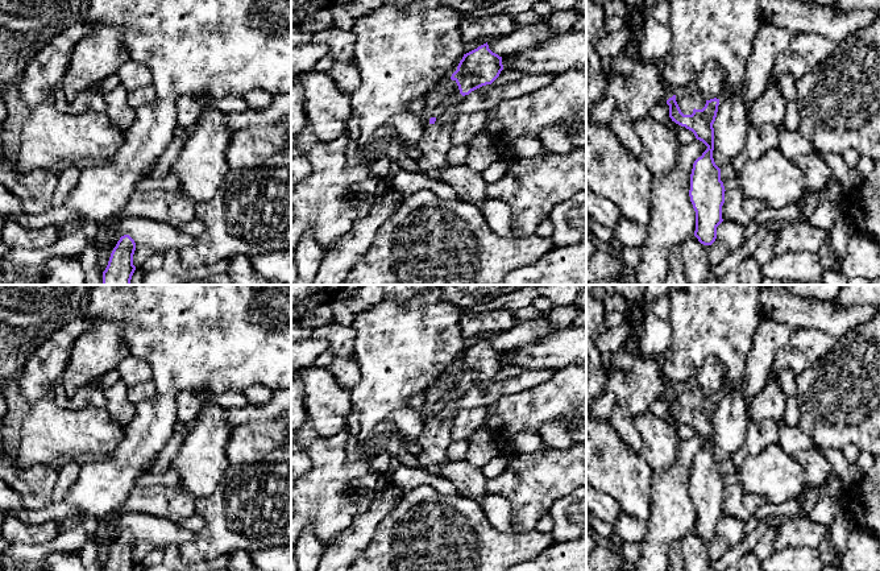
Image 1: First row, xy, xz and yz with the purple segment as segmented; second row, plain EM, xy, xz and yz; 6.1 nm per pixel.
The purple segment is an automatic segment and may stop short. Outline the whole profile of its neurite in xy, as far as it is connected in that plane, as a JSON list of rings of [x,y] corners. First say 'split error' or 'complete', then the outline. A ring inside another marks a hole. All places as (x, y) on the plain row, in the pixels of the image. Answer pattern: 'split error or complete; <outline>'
complete; [[[129,530],[121,531],[111,549],[103,571],[133,571],[136,566],[133,560],[134,546],[134,535]]]

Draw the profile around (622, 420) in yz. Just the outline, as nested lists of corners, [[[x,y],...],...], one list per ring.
[[[617,405],[613,407],[610,423],[620,435],[623,442],[636,455],[639,455],[643,448],[643,438],[634,423],[632,414],[626,409],[626,406]]]

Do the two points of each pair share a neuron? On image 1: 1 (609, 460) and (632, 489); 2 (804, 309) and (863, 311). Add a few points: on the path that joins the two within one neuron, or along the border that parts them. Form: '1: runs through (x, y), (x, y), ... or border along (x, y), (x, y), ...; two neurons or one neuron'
1: runs through (613, 467), (629, 483); one neuron
2: runs through (818, 315), (849, 315); one neuron

